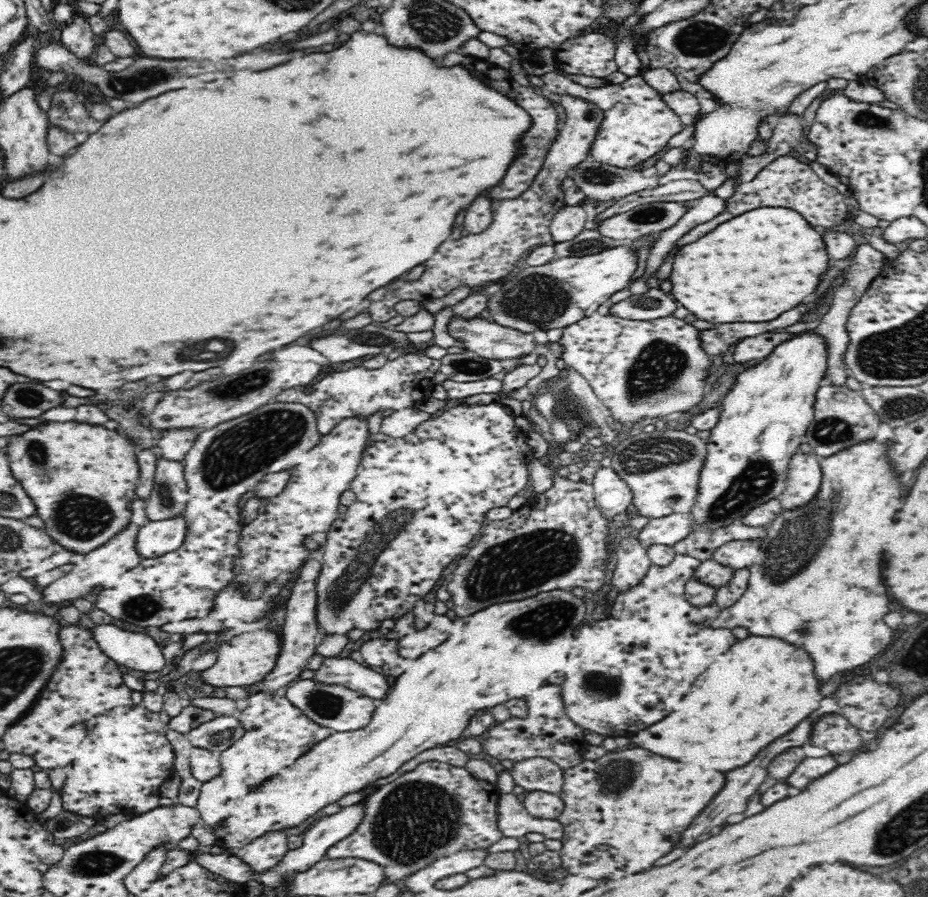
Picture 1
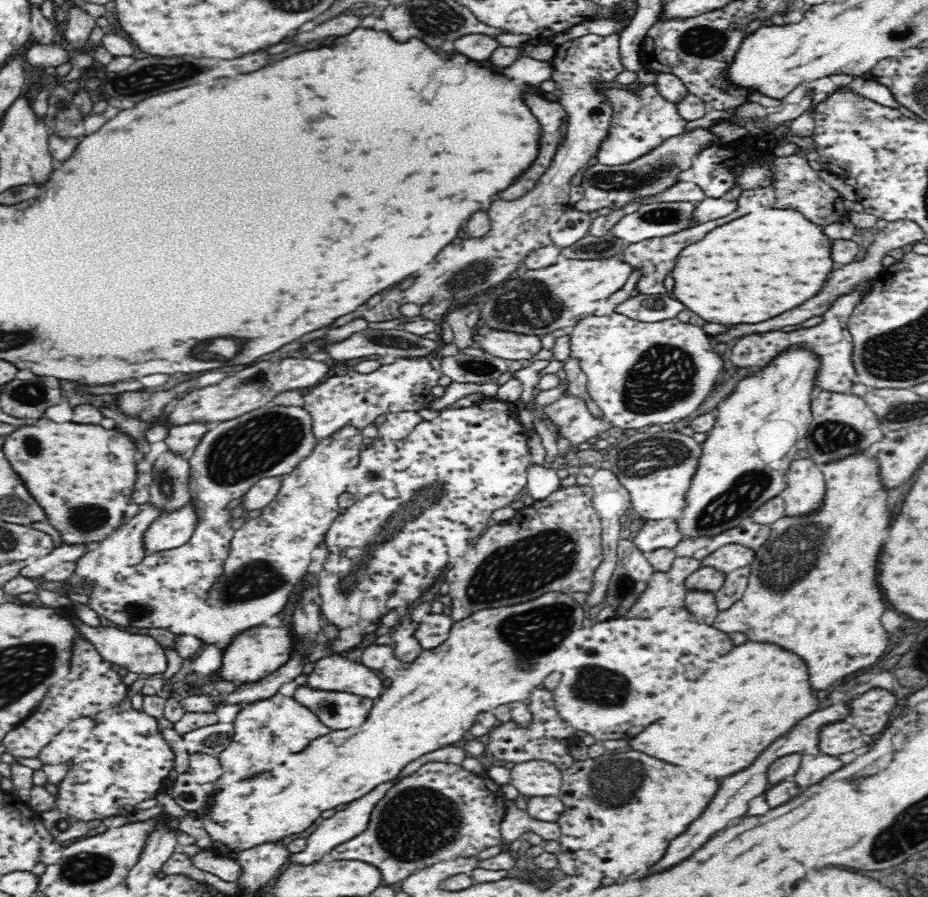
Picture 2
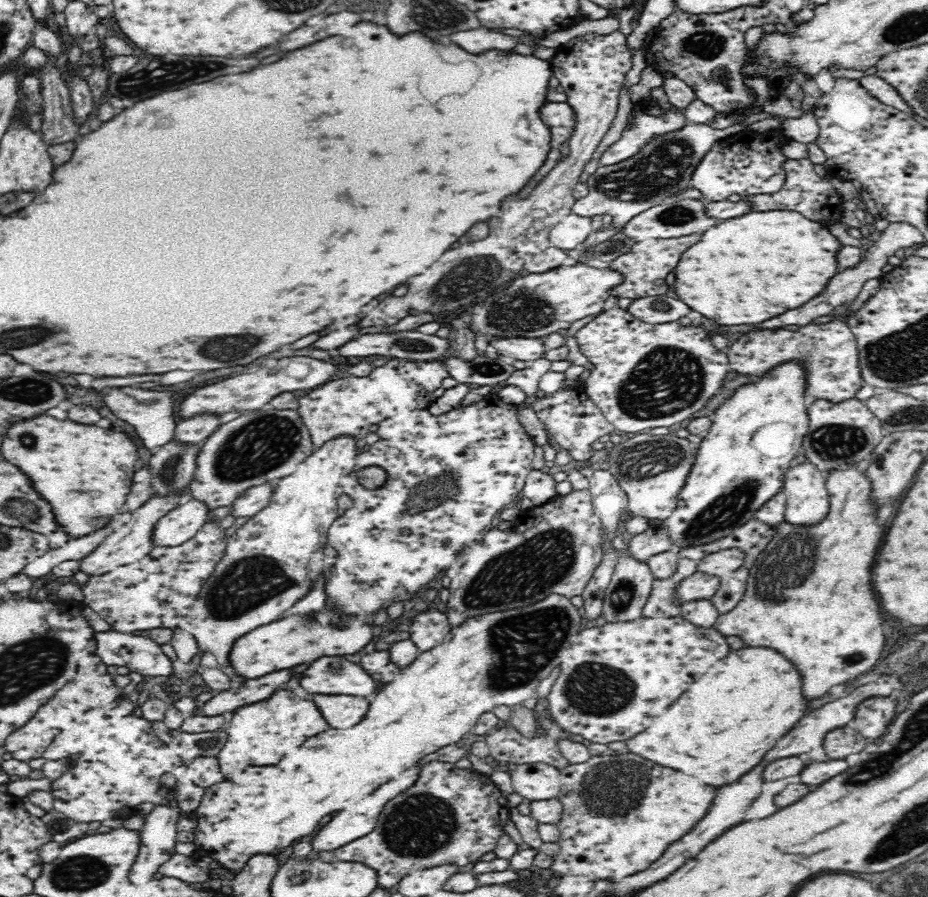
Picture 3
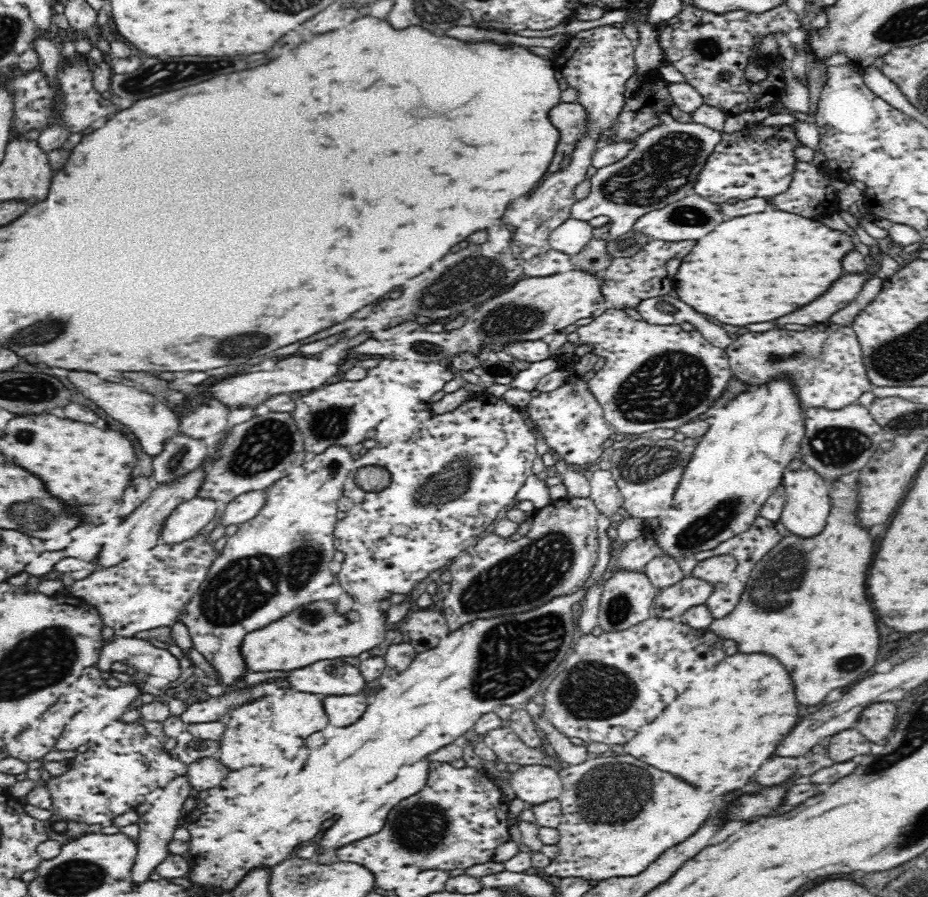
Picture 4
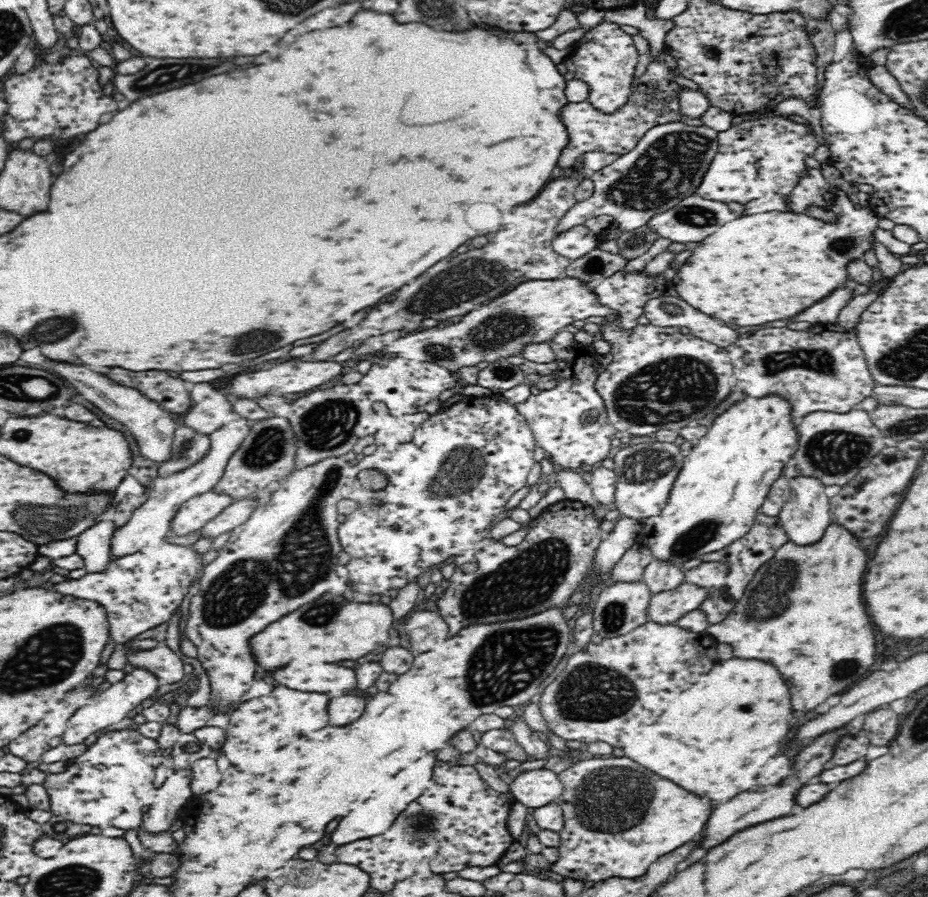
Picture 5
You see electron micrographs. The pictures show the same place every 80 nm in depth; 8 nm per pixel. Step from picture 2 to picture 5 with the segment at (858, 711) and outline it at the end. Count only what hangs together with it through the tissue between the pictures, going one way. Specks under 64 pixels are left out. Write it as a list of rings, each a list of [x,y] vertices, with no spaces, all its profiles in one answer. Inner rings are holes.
[[[889,706],[866,712],[860,732],[874,746],[888,746],[898,734],[898,714]]]

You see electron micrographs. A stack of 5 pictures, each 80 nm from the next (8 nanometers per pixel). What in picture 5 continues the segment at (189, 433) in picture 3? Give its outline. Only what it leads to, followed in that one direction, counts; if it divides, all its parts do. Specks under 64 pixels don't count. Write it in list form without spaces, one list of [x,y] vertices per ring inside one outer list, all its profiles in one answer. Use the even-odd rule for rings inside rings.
[[[194,384],[194,406],[184,414],[184,426],[203,436],[212,436],[232,419],[233,401],[210,384]]]

